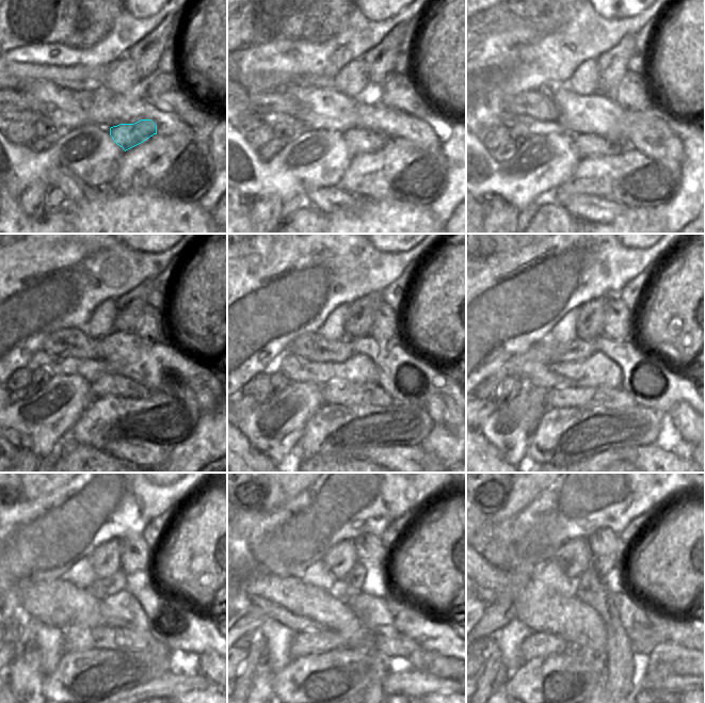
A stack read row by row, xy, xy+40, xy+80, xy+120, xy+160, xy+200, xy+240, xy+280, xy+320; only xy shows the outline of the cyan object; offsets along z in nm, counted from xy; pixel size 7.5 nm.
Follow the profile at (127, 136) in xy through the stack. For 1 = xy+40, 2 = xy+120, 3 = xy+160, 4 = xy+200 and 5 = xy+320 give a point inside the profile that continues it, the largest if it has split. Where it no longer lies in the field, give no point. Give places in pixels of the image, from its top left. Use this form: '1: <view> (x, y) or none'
1: xy+40 (359, 140)
2: xy+120 (106, 384)
3: xy+160 (346, 390)
4: xy+200 (580, 393)
5: xy+320 (542, 644)

